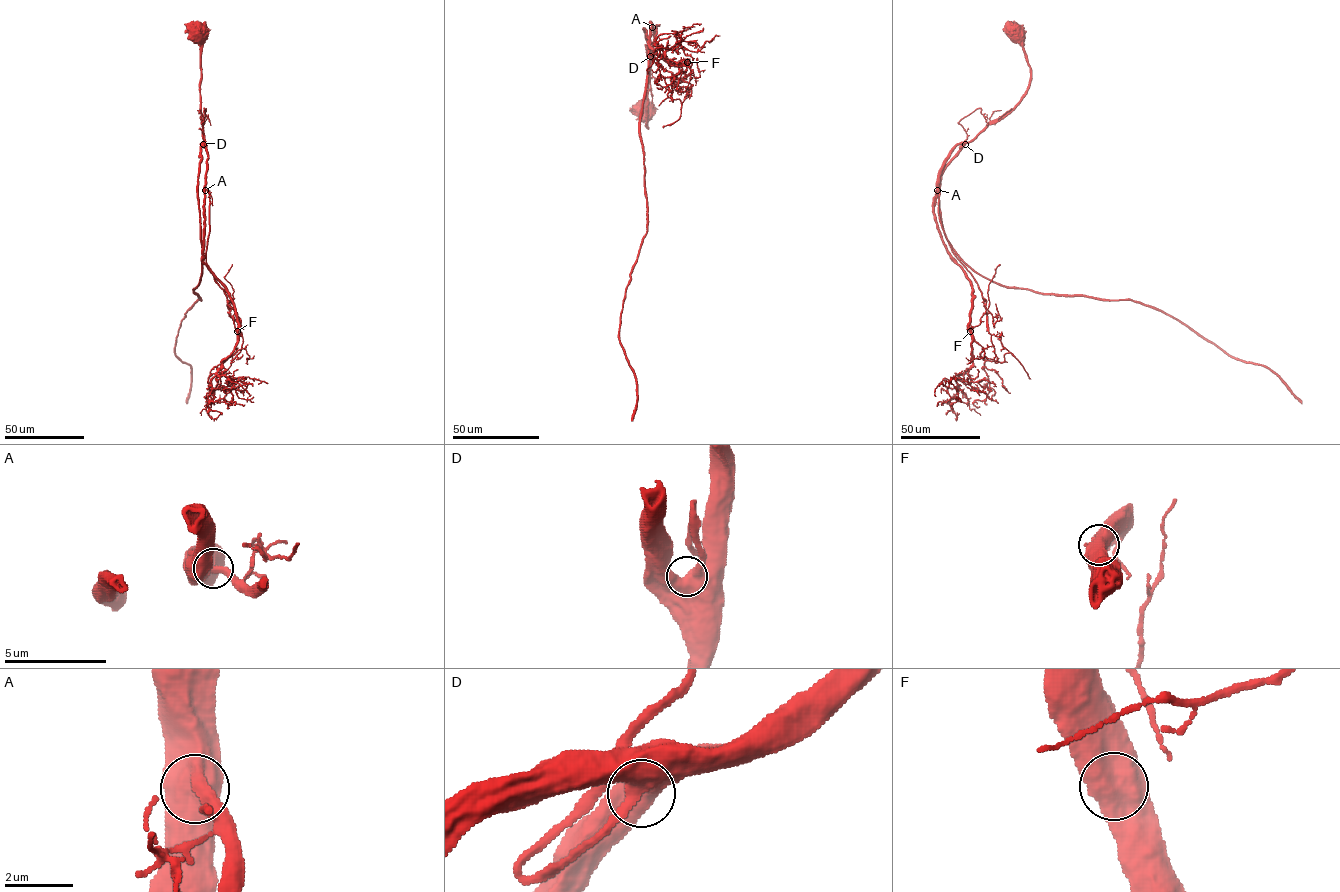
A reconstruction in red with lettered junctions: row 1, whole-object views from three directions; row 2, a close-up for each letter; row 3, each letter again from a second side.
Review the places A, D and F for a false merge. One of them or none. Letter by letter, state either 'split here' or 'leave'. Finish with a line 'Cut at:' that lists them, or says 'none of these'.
A: leave
D: leave
F: leave
Cut at: none of these

